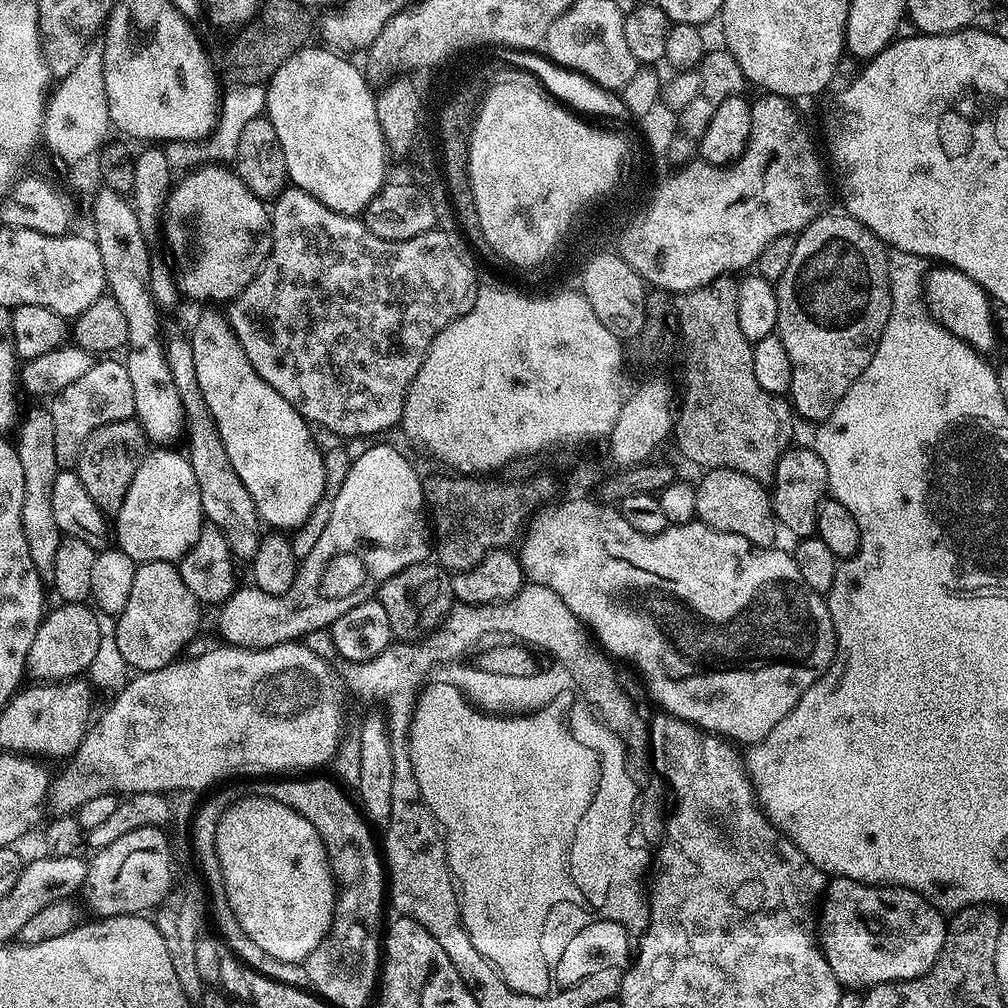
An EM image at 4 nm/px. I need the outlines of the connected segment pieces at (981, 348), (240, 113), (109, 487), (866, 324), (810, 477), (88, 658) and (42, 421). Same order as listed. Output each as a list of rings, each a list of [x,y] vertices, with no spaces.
[[[951,266],[929,267],[928,277],[924,279],[924,302],[928,305],[928,313],[943,328],[966,342],[975,352],[988,354],[998,344],[998,324],[994,319],[993,301],[984,288],[962,270]]]
[[[260,84],[254,86],[231,85],[221,97],[221,106],[215,129],[207,137],[199,140],[172,140],[163,147],[167,161],[177,171],[185,172],[193,168],[203,167],[208,163],[230,164],[235,161],[238,143],[242,132],[254,118],[265,113],[267,89]]]
[[[135,419],[107,424],[94,430],[94,434],[86,438],[74,471],[78,478],[82,478],[86,494],[94,498],[94,506],[98,506],[98,510],[102,510],[105,516],[115,518],[119,514],[130,482],[133,481],[134,474],[137,473],[149,448],[150,441]]]
[[[821,214],[817,216],[816,219],[807,224],[803,232],[795,237],[796,245],[791,255],[790,264],[780,280],[775,281],[774,284],[776,297],[778,298],[778,322],[776,323],[775,335],[780,337],[782,346],[786,346],[786,354],[790,354],[790,366],[792,367],[790,403],[799,419],[801,416],[804,420],[816,420],[815,422],[826,421],[830,418],[830,414],[834,414],[834,410],[838,406],[838,402],[842,402],[846,390],[850,390],[850,386],[856,381],[858,374],[862,374],[862,370],[866,370],[866,366],[870,366],[870,358],[874,358],[874,350],[886,330],[886,322],[892,313],[890,274],[888,273],[889,249],[871,230],[866,226],[862,226],[862,222],[858,222],[853,216],[847,214],[839,214],[840,216],[828,215]]]
[[[789,446],[778,458],[776,473],[770,481],[772,509],[776,515],[779,527],[793,532],[796,538],[807,538],[816,535],[816,519],[818,506],[826,499],[828,492],[828,475],[826,462],[818,458],[815,447],[796,448]]]
[[[57,603],[57,608],[45,615],[44,621],[38,626],[38,634],[34,634],[34,646],[30,646],[28,655],[28,666],[26,669],[29,677],[35,678],[40,682],[59,682],[80,678],[89,671],[94,654],[97,653],[99,634],[96,612],[88,609],[87,603],[65,604]]]
[[[44,407],[32,408],[25,416],[23,413],[15,432],[14,443],[18,462],[22,462],[24,479],[22,530],[26,534],[26,546],[30,546],[30,558],[40,577],[48,582],[54,574],[54,557],[58,555],[62,539],[58,522],[54,522],[54,478],[62,469],[58,466],[58,457],[54,455],[54,418],[51,411]]]

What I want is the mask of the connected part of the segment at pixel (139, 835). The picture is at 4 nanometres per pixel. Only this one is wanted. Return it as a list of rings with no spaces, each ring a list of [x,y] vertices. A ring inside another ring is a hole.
[[[162,828],[130,830],[130,834],[99,849],[88,865],[86,893],[96,910],[95,915],[138,916],[159,908],[174,886],[174,865],[170,856],[168,834]]]

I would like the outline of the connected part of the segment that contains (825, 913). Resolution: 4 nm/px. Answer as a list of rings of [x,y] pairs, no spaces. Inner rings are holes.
[[[832,876],[831,879],[827,881],[822,893],[822,903],[818,908],[818,943],[820,949],[824,952],[826,962],[830,962],[830,970],[834,970],[834,978],[838,978],[838,982],[845,989],[860,988],[859,990],[867,990],[874,987],[875,984],[892,984],[895,980],[913,980],[919,976],[925,976],[934,966],[934,962],[942,950],[945,935],[946,920],[940,909],[935,908],[926,898],[922,898],[920,893],[912,892],[908,888],[873,886],[863,884],[857,880],[851,880],[845,876]]]

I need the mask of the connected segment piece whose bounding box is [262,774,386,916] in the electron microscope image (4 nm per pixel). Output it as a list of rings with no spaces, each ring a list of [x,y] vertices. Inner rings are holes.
[[[320,774],[309,776],[312,776],[309,780],[280,778],[265,783],[268,785],[262,788],[263,795],[282,802],[282,806],[290,806],[290,810],[302,814],[302,818],[318,830],[326,846],[332,877],[340,876],[336,884],[344,884],[344,904],[348,904],[348,908],[360,908],[360,916],[372,916],[376,904],[386,904],[386,864],[377,837],[376,840],[372,837],[373,825],[335,779],[323,780]]]

